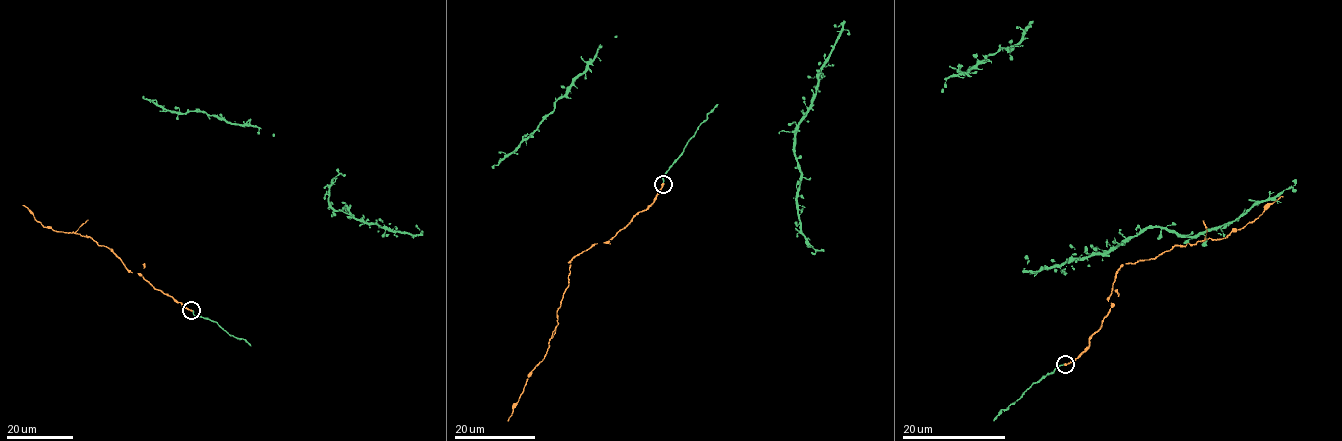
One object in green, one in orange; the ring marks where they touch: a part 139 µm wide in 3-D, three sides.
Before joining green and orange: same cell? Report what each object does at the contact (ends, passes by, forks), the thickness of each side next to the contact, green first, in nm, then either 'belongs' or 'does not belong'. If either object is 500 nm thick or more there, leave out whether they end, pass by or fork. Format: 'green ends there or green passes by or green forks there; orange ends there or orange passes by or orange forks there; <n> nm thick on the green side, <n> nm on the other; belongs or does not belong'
green ends there; orange ends there; 200 nm thick on the green side, 340 nm on the other; belongs

